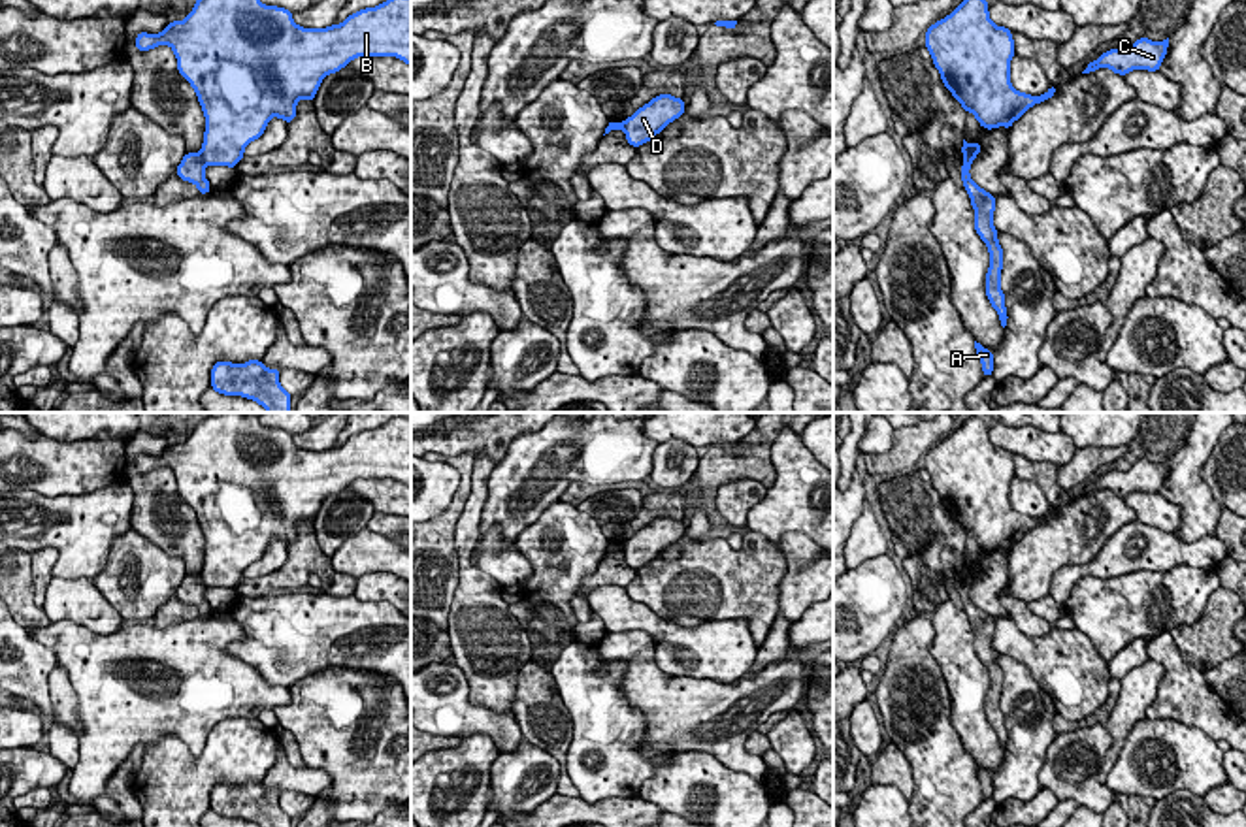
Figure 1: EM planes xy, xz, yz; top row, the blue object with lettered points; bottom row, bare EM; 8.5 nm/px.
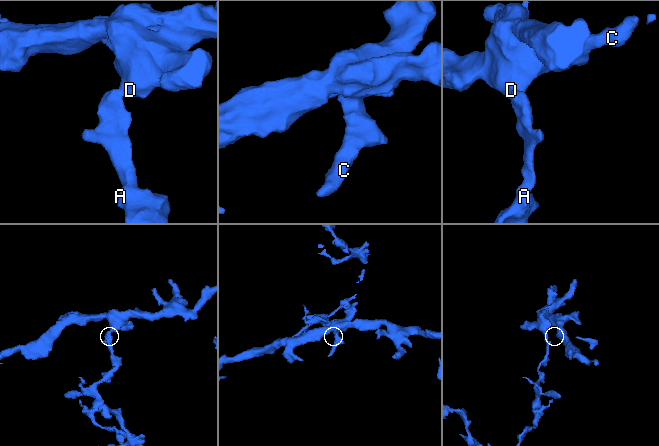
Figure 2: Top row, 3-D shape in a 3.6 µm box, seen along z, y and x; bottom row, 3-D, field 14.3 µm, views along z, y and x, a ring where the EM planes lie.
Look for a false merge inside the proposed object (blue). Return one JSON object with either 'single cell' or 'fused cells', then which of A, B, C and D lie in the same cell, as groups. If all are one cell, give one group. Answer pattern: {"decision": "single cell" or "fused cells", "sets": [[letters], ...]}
{"decision": "fused cells", "sets": [["A"], ["B", "C", "D"]]}

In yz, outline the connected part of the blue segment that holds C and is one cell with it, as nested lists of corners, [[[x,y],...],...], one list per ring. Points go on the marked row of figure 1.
[[[1139,38],[1129,49],[1108,49],[1097,60],[1090,62],[1082,73],[1099,68],[1110,68],[1118,75],[1127,75],[1133,70],[1159,72],[1167,47],[1169,38],[1163,41]]]

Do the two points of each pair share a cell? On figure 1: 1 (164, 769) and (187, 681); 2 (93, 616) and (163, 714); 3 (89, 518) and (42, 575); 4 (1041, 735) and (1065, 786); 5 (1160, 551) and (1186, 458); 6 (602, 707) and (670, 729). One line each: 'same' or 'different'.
1: different
2: different
3: different
4: different
5: different
6: different

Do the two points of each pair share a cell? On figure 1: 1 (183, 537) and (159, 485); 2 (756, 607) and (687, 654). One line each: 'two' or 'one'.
1: one
2: two

